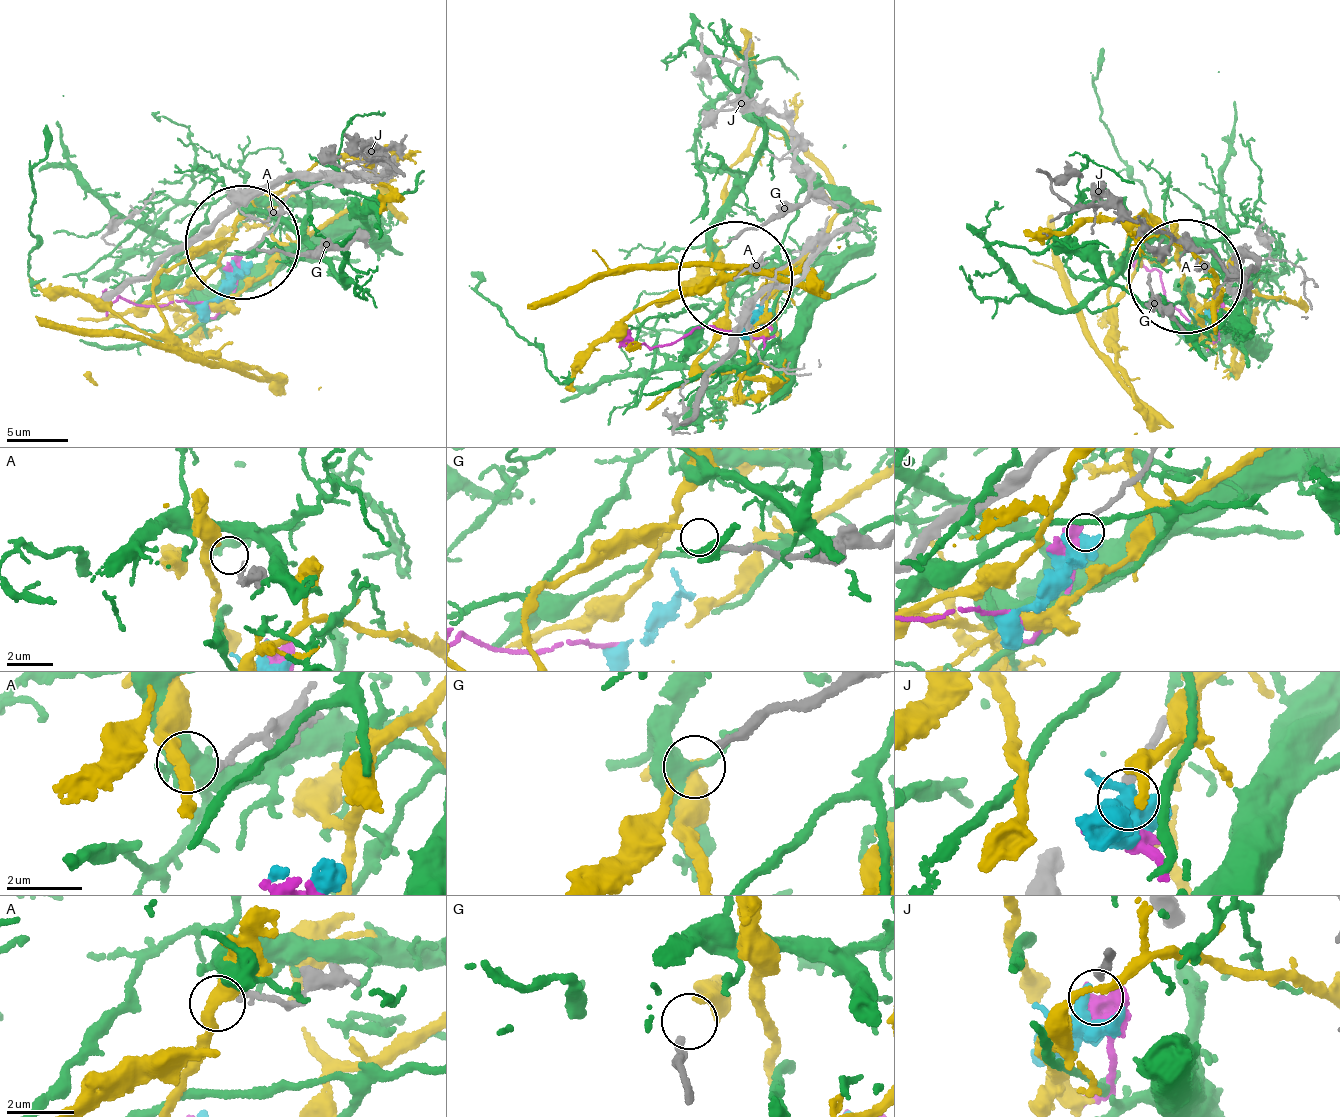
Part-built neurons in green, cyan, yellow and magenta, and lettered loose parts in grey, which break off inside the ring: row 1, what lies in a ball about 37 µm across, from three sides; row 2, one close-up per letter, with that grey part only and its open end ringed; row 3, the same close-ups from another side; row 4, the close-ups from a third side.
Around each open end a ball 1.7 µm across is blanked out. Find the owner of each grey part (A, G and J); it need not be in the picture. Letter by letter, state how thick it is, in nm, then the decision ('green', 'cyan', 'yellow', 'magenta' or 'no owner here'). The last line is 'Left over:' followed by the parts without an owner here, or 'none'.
A: calibre 170 nm; no owner here
G: calibre 220 nm; yellow
J: calibre 190 nm; cyan
Left over: A

